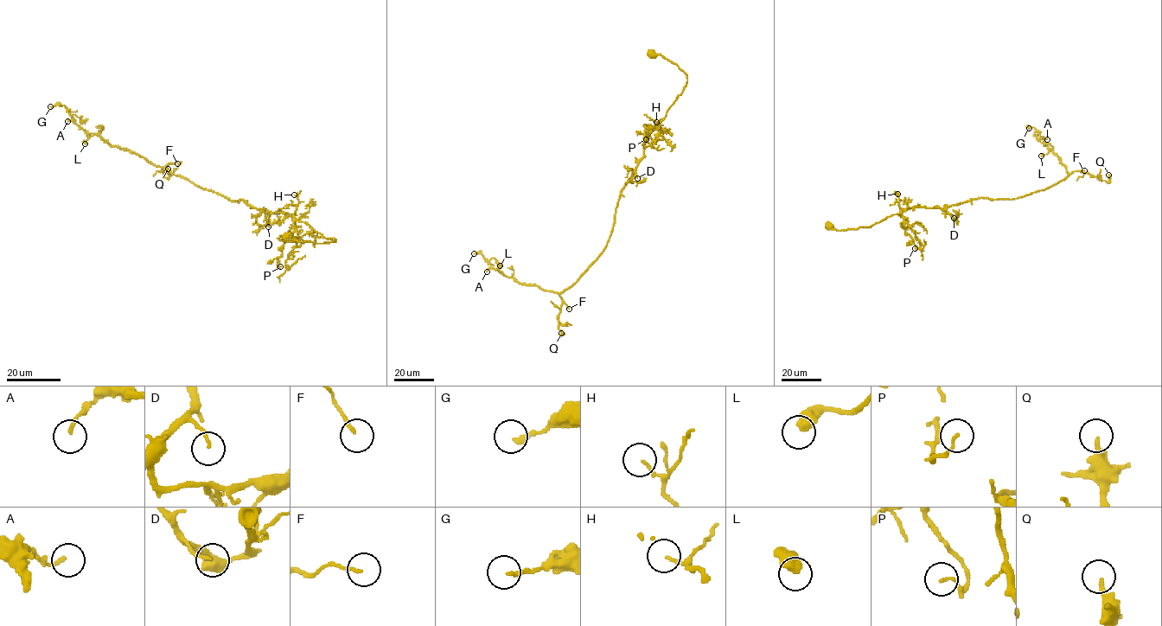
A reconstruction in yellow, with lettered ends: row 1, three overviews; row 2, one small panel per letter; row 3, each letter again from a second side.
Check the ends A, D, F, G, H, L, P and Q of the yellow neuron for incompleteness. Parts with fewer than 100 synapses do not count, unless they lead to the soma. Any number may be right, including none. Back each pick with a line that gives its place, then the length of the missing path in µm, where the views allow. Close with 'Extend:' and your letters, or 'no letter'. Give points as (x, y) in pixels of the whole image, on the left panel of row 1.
Extend: no letter

